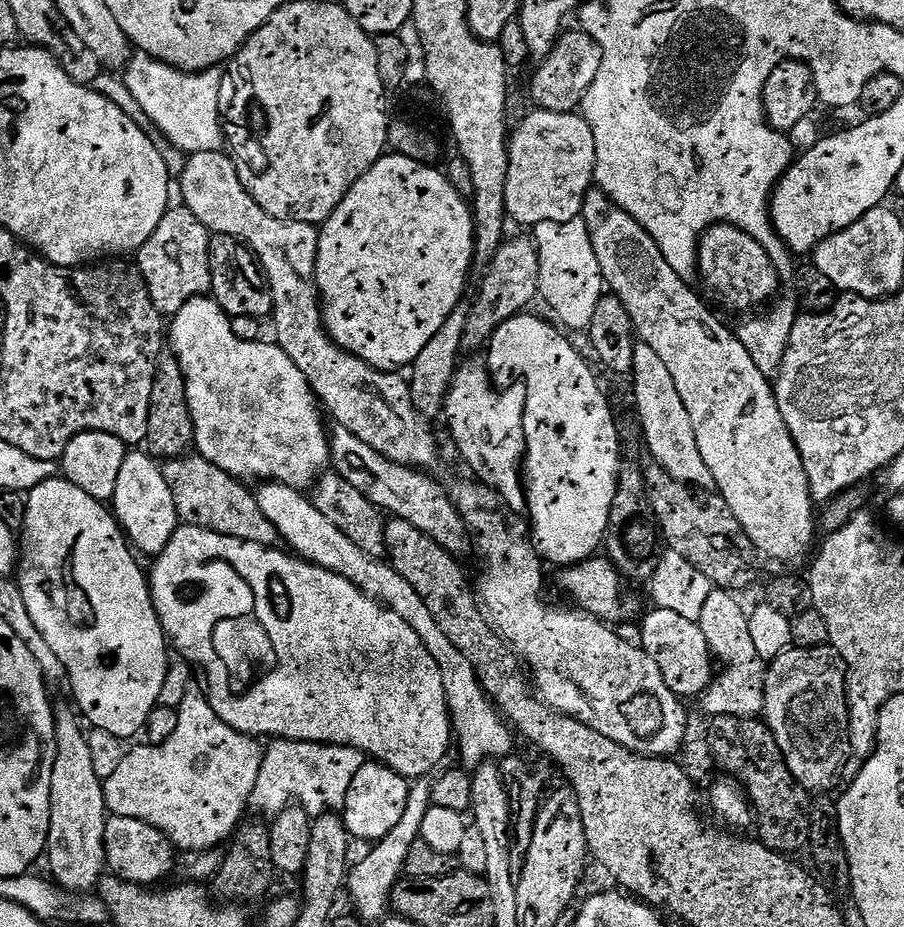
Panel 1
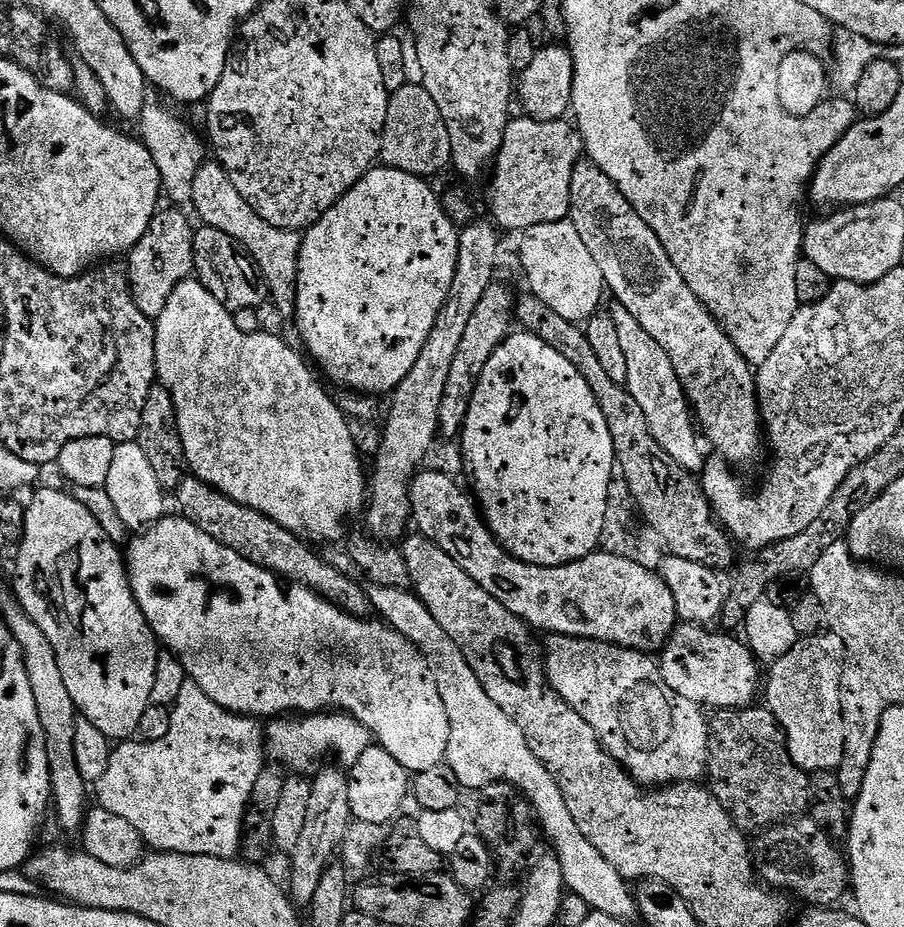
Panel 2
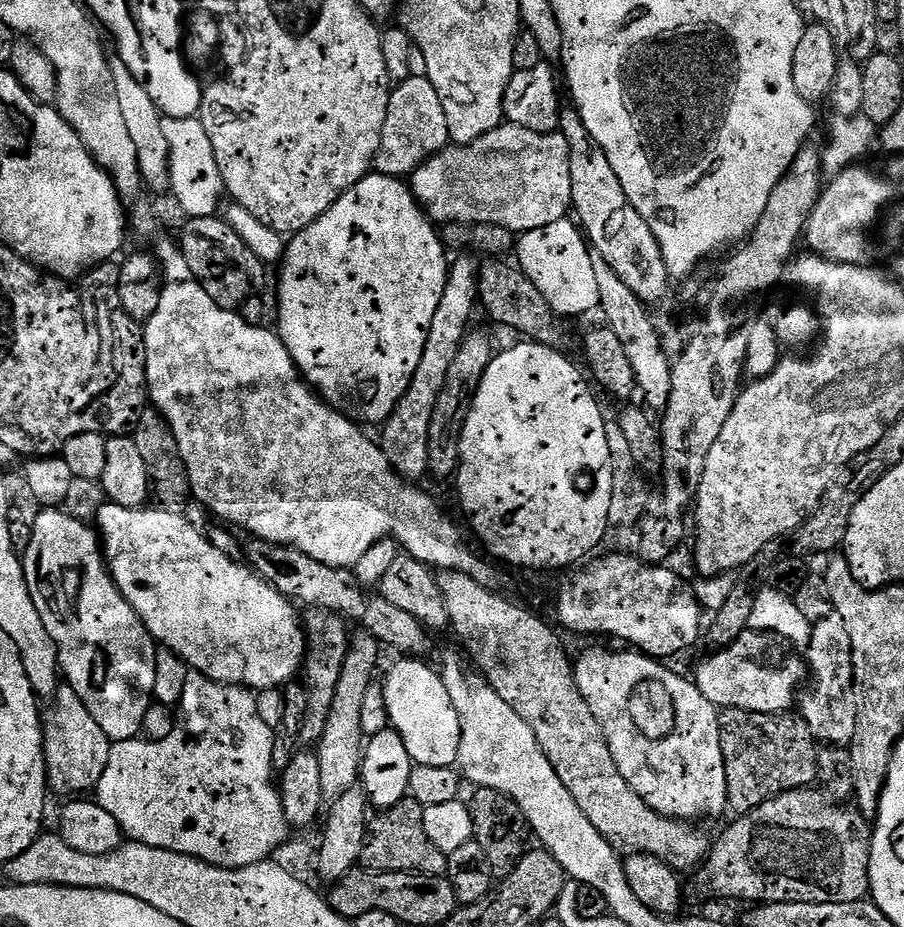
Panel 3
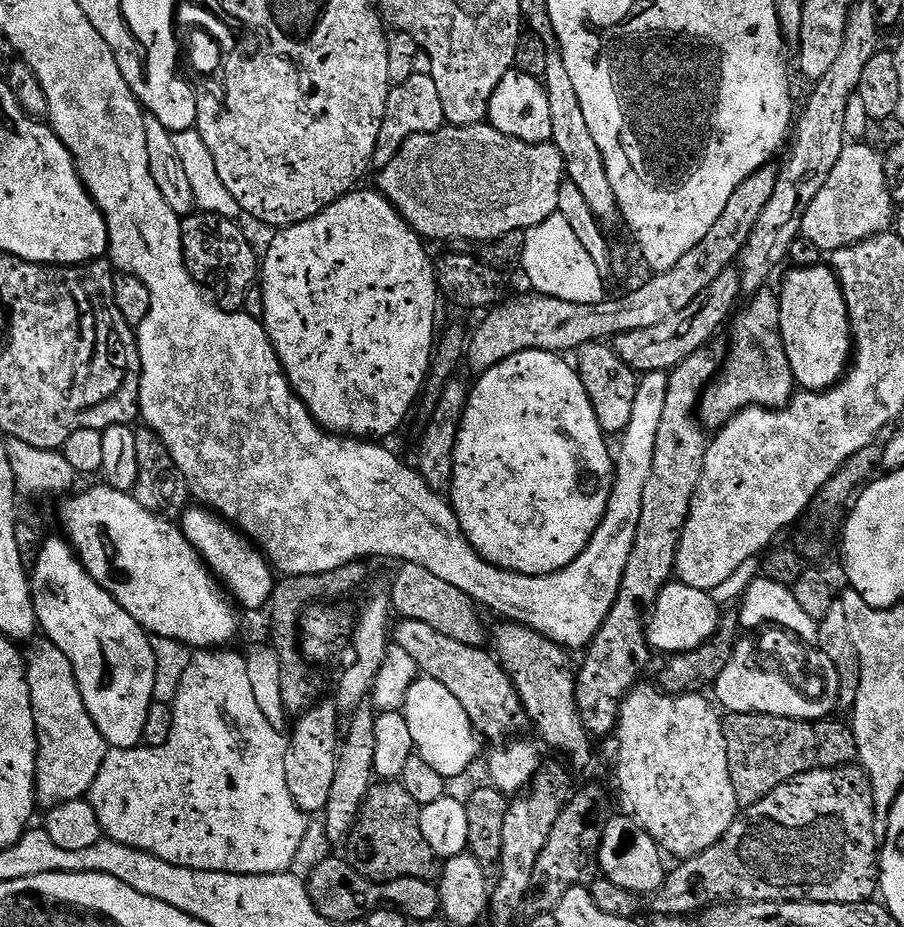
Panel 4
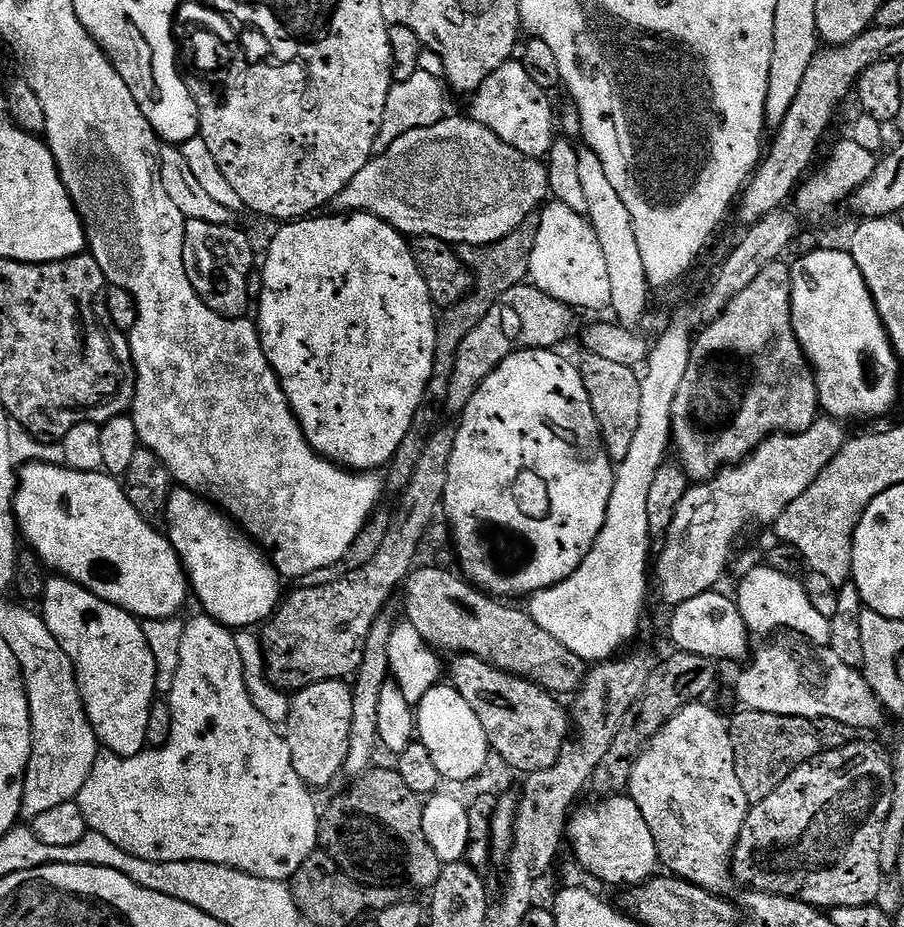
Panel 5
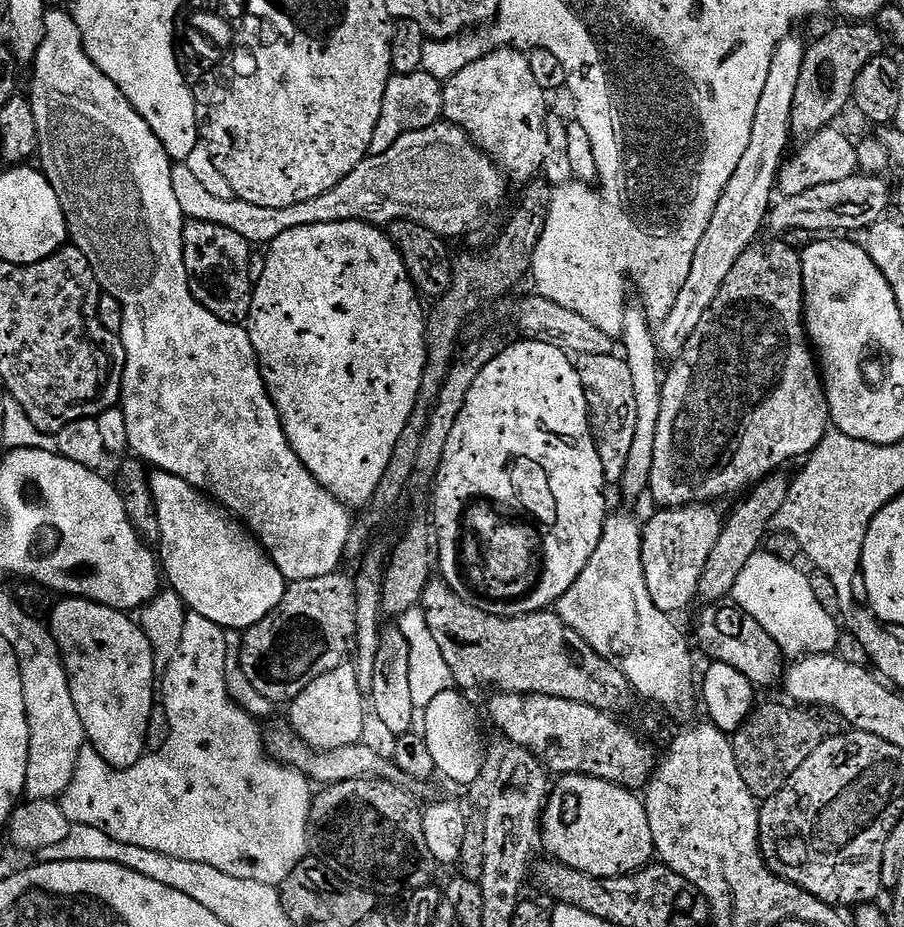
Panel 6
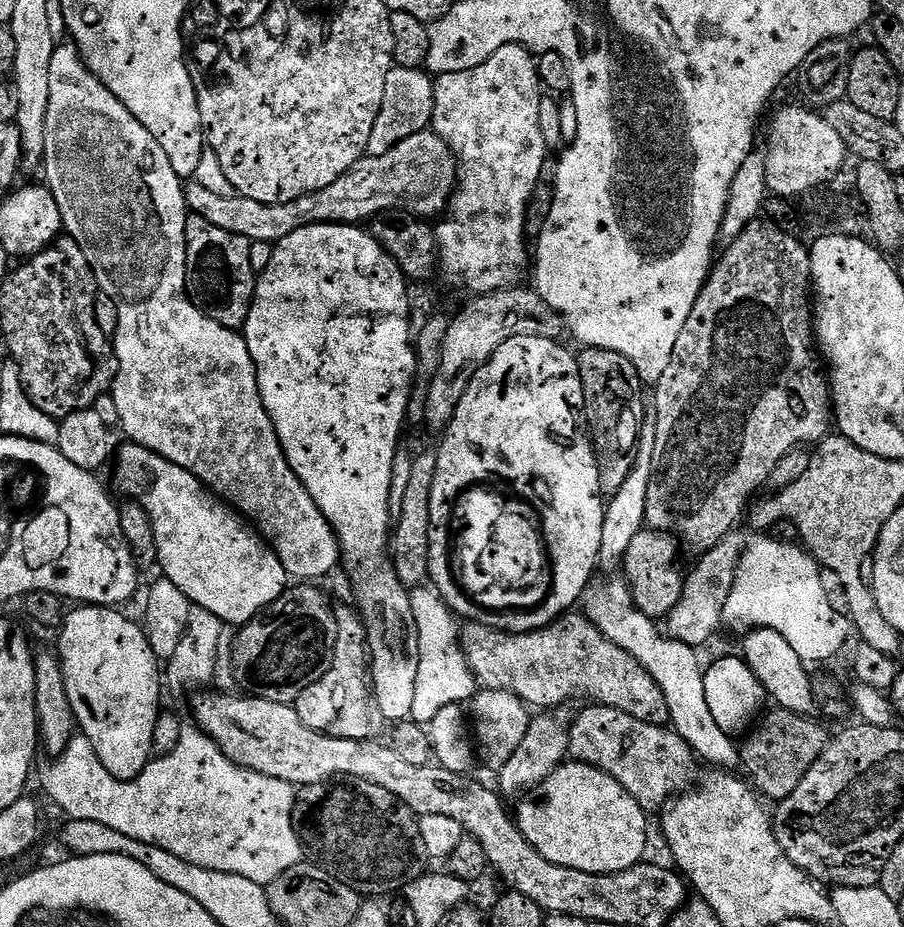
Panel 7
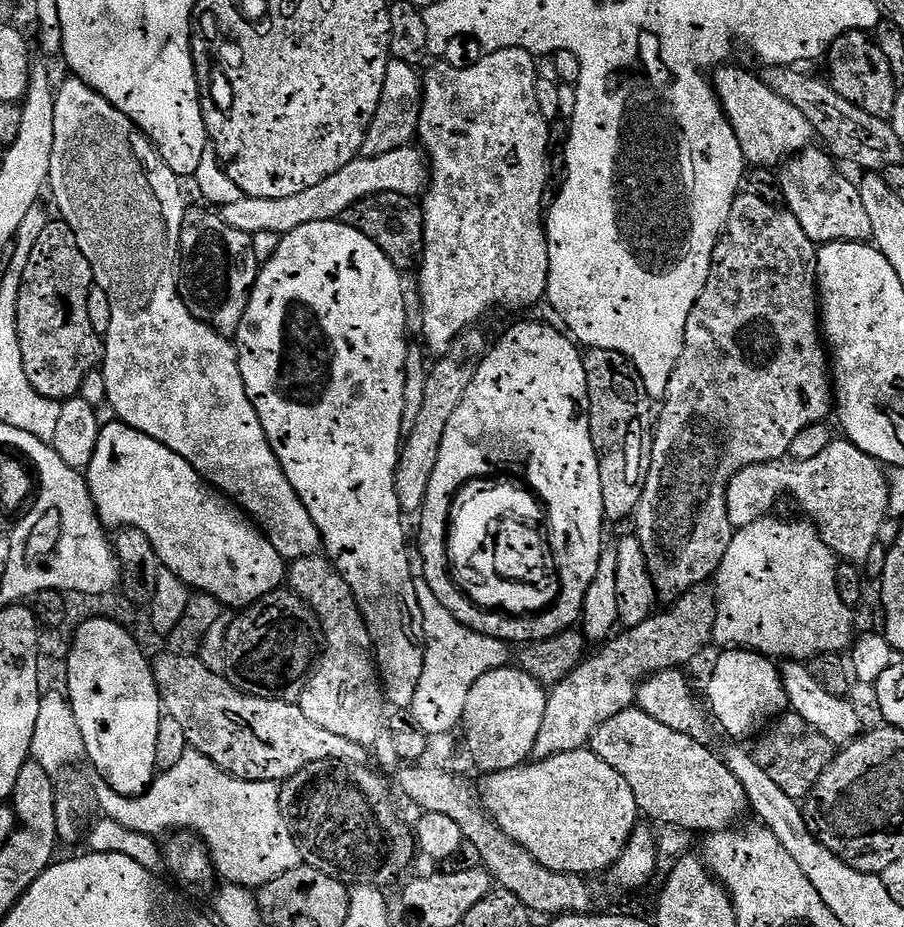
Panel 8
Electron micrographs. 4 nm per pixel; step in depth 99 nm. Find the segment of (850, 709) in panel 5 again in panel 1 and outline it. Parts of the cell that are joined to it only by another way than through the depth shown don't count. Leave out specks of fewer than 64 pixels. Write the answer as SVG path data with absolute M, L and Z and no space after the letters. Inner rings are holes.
M655 607L648 613L642 622L640 630L639 643L643 651L654 658L658 668L662 671L662 678L666 681L666 686L670 687L672 693L681 698L693 696L699 697L705 689L709 687L714 675L714 657L709 650L709 644L706 642L706 636L702 632L699 623L687 620L687 618L671 610Z

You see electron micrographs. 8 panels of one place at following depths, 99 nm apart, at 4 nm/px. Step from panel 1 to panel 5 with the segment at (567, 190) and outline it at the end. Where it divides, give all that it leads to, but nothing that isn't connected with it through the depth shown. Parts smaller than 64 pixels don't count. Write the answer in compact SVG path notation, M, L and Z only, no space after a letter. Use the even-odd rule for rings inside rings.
M448 114L429 128L403 134L384 154L373 155L366 166L350 178L342 194L333 198L331 207L340 214L368 212L394 226L394 230L404 233L405 237L429 236L453 246L493 244L518 230L518 226L549 199L547 167L537 157L522 154L502 142L498 134L477 120L464 116Z

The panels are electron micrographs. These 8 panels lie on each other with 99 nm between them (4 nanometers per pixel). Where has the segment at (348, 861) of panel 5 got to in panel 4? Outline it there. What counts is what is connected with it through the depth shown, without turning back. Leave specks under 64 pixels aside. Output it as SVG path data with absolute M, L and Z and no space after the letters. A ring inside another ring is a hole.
M399 782L373 783L346 841L348 865L381 886L398 878L435 881L439 877L442 860L434 854L430 842L426 842L426 834L422 834L421 807L414 798L410 798L410 794L406 794Z

